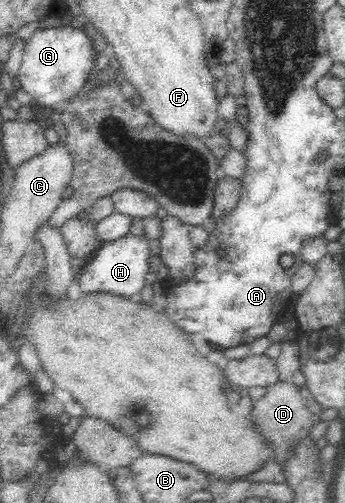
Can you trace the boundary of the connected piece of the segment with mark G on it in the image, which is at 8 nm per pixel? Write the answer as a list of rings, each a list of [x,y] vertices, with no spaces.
[[[71,25],[40,28],[27,40],[22,64],[19,68],[19,81],[28,92],[33,104],[54,108],[62,101],[74,99],[83,87],[88,75],[96,70],[93,64],[97,56],[92,41],[81,28]]]

